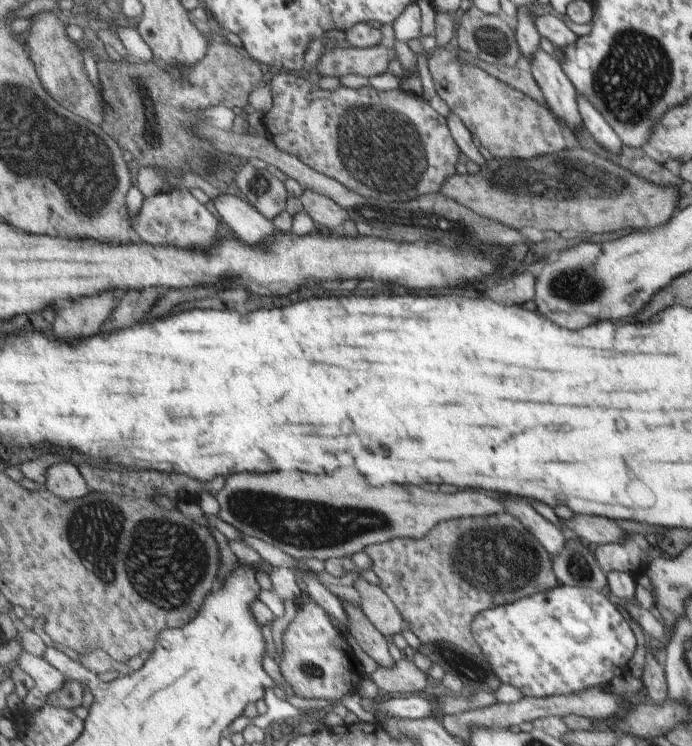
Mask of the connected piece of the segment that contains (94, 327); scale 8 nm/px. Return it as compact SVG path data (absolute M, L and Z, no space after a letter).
M108 292L98 298L84 298L74 306L60 308L60 318L56 322L56 334L62 340L82 340L88 336L98 336L112 314L116 294Z

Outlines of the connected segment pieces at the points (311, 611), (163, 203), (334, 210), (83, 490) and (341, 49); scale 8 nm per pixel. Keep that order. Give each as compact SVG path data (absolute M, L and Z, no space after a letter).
M303 600L298 606L294 620L287 625L282 637L282 656L280 656L280 672L284 680L290 684L294 694L300 698L318 698L318 700L338 701L338 698L350 694L354 686L361 682L361 672L342 672L342 666L338 666L340 672L336 672L336 652L342 652L342 636L330 622L330 618L324 614L324 610L316 605L316 602Z
M164 190L164 192L148 197L139 213L132 217L135 235L144 242L153 245L178 245L193 249L211 248L218 242L220 228L219 214L212 206L206 208L189 190Z
M303 189L300 198L304 210L318 226L342 231L342 224L348 220L349 214L337 202L310 189Z
M54 464L48 470L46 485L58 497L68 500L89 498L92 494L90 483L86 482L84 474L74 464Z
M386 42L366 48L333 44L319 58L317 72L321 76L338 78L345 74L360 74L370 78L385 73L392 58L395 58L394 49Z

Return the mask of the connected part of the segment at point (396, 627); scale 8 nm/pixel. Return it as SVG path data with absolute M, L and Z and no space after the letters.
M358 577L354 588L359 594L359 606L384 636L394 638L404 630L404 624L396 605L380 585L371 584L364 577Z

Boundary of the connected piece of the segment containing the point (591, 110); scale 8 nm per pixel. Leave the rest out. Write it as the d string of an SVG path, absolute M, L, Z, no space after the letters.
M576 89L578 112L581 114L582 122L587 127L587 131L600 143L607 151L619 153L623 142L616 131L604 120L604 117L597 111L597 108L587 99L584 93Z

